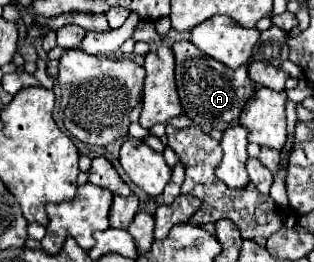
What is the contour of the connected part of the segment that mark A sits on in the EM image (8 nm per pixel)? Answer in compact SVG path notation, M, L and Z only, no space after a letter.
M178 41L172 45L176 55L176 85L184 115L204 133L212 129L226 131L238 123L242 107L256 93L256 83L248 77L248 65L230 69L224 63L204 55L194 43Z

